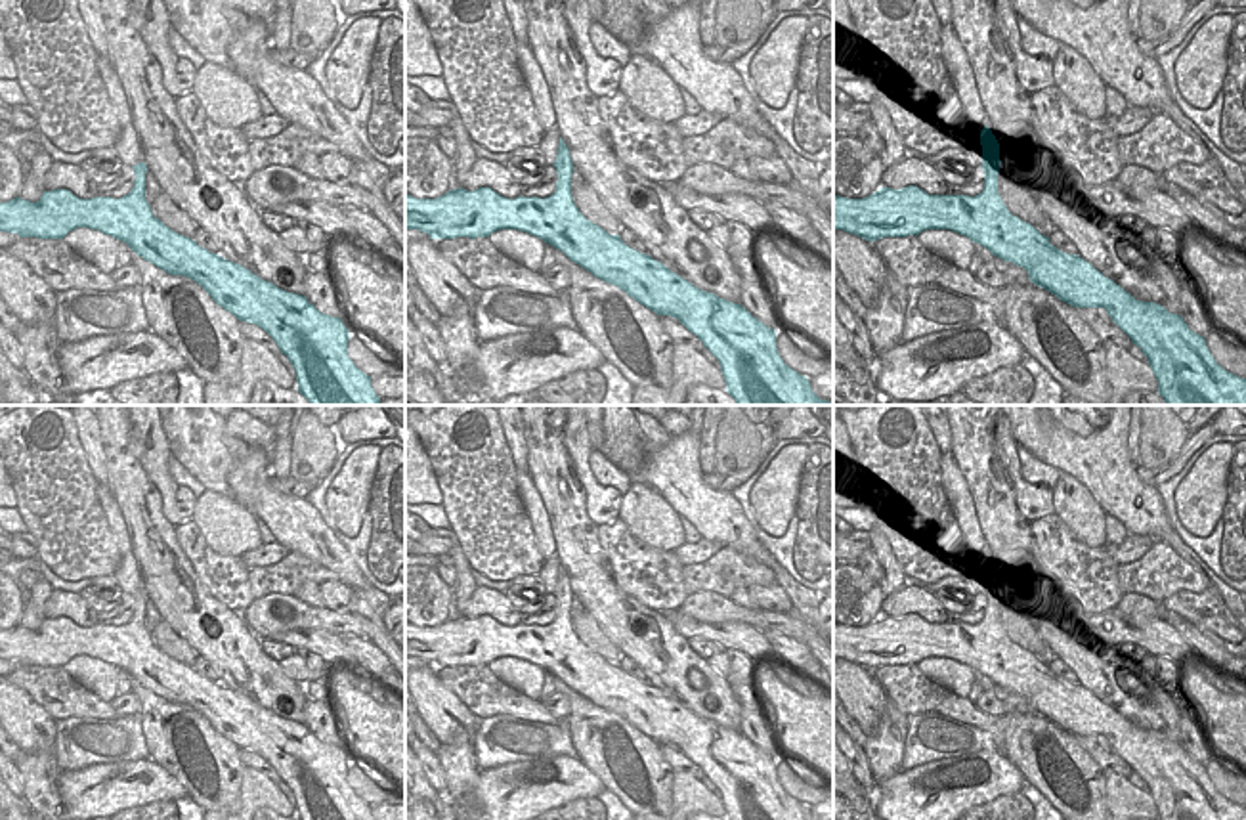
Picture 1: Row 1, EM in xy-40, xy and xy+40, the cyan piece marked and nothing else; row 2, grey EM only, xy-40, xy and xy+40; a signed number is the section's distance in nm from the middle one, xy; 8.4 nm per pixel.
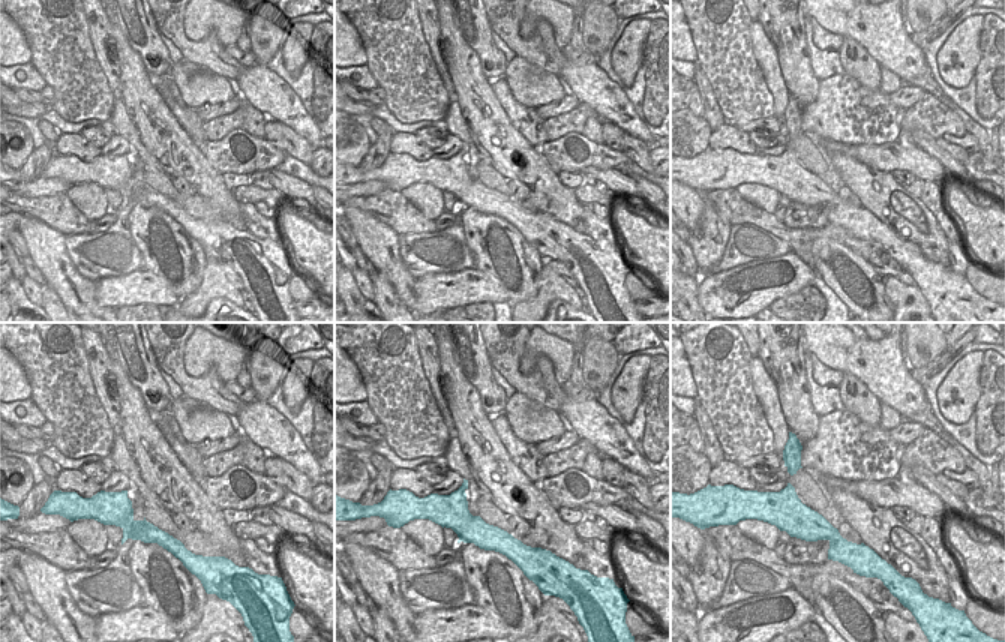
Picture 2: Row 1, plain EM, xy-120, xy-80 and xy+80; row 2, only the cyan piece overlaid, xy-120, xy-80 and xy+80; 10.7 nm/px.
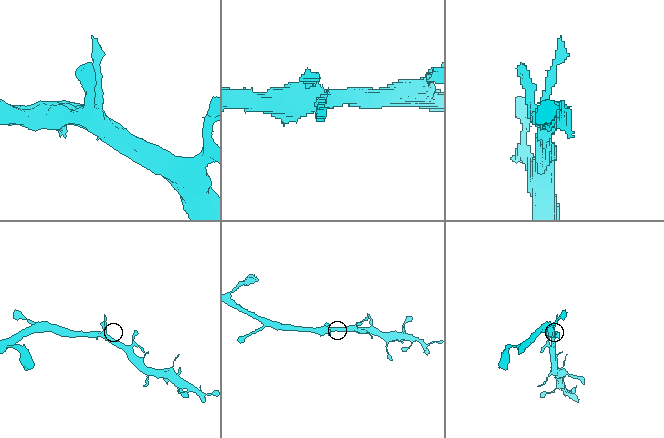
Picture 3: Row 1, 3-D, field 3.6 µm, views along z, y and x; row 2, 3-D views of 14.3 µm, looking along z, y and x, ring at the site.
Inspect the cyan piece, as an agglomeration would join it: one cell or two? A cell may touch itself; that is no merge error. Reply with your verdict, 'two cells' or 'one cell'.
one cell

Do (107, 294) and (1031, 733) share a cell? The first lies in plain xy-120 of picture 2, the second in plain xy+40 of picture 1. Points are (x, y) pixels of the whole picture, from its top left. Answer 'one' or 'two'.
two

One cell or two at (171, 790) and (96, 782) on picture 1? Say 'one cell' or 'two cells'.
one cell

